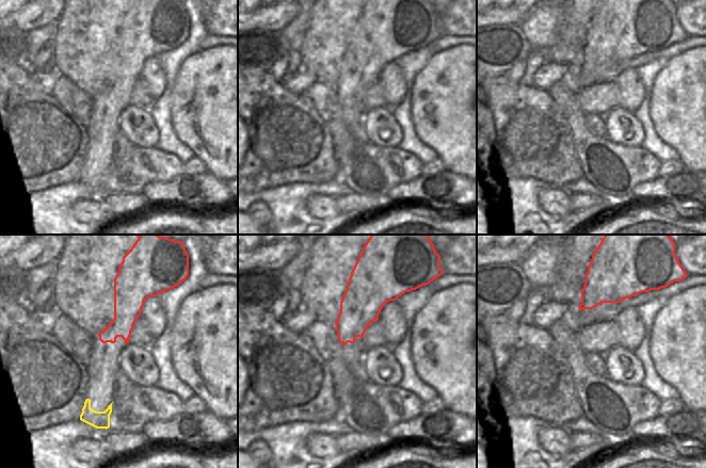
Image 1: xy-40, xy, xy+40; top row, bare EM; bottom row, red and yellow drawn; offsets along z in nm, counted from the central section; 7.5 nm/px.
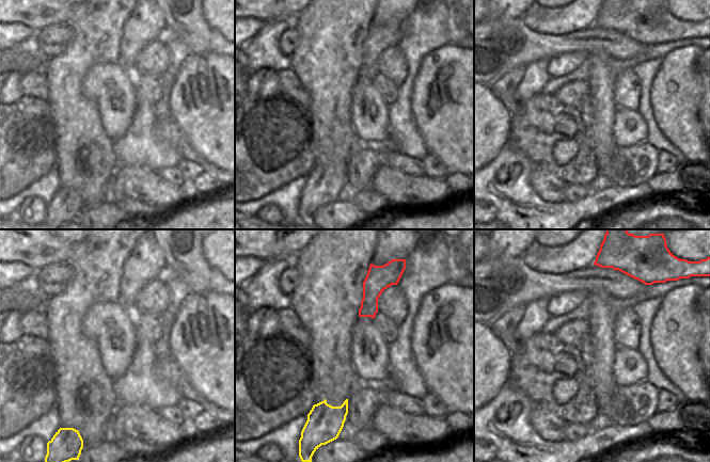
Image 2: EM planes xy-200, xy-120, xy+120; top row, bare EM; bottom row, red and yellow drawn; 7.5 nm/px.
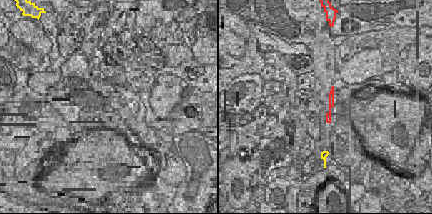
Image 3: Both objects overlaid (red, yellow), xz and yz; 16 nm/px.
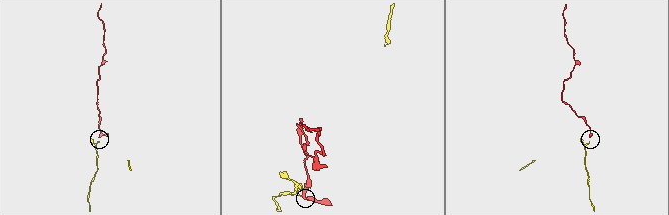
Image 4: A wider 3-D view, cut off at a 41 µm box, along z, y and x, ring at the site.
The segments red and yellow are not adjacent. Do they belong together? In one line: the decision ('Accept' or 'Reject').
Accept

